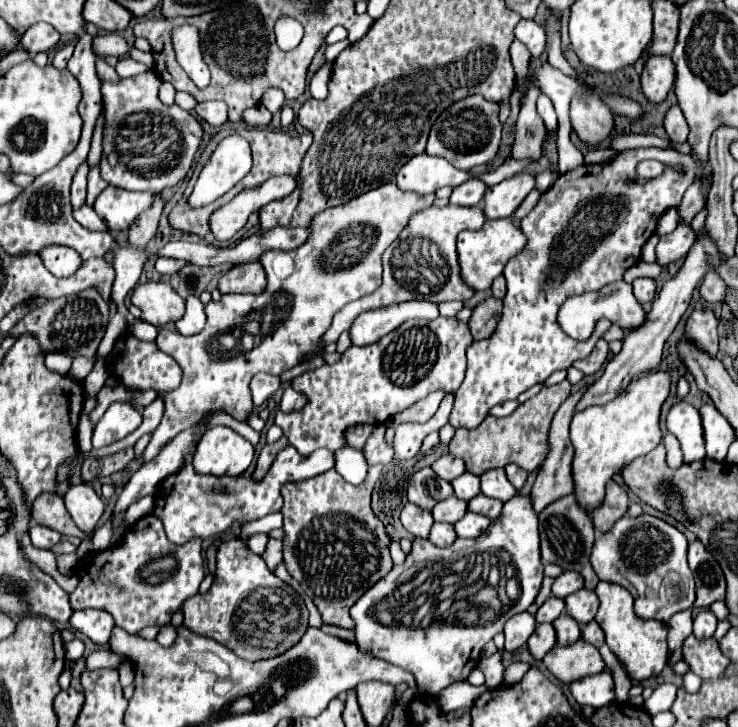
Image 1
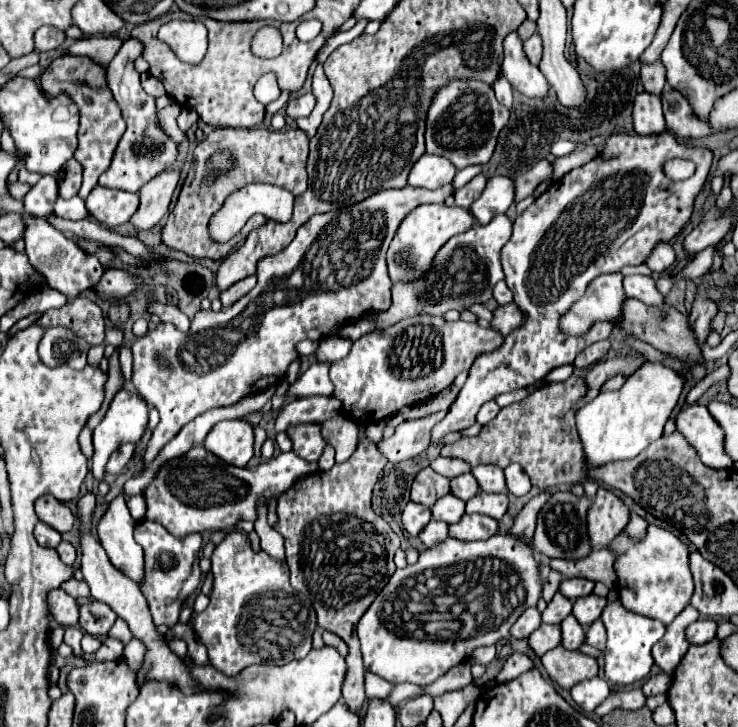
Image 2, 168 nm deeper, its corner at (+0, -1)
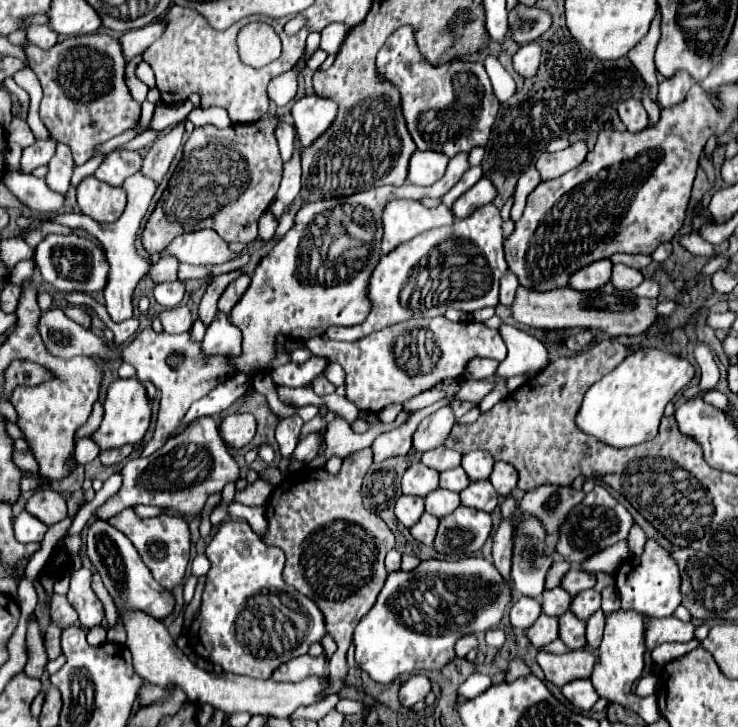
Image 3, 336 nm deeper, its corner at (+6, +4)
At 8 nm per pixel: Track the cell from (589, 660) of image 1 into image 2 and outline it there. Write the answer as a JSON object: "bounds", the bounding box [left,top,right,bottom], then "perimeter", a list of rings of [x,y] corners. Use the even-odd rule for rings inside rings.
{"bounds":[542,646,598,690],"perimeter":[[[562,646],[552,648],[542,656],[542,664],[548,676],[562,688],[570,690],[574,684],[594,678],[598,674],[596,658],[582,654],[580,650],[566,650]]]}

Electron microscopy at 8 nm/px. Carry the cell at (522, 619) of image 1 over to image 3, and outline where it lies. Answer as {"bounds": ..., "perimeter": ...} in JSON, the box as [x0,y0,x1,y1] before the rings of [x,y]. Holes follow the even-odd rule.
{"bounds":[510,597,542,629],"perimeter":[[[522,597],[518,599],[512,609],[510,609],[510,621],[514,627],[520,627],[520,629],[528,629],[542,613],[542,607],[536,599],[530,599],[530,597]]]}

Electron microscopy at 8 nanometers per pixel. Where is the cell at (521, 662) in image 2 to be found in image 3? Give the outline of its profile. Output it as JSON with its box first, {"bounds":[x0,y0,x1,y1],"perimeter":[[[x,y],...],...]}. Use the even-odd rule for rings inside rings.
{"bounds":[506,659,530,683],"perimeter":[[[512,659],[510,661],[510,669],[506,671],[506,683],[514,683],[522,677],[528,677],[530,675],[530,669],[524,665],[522,659]]]}

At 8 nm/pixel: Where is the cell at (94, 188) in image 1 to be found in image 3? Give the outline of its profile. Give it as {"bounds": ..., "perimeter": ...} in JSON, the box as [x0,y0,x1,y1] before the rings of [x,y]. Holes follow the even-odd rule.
{"bounds":[22,33,140,165],"perimeter":[[[90,33],[66,37],[48,51],[30,43],[24,43],[22,49],[44,89],[40,119],[56,141],[72,149],[76,165],[84,165],[92,159],[96,145],[106,143],[138,123],[140,103],[132,99],[126,87],[126,59],[118,39],[106,33]]]}

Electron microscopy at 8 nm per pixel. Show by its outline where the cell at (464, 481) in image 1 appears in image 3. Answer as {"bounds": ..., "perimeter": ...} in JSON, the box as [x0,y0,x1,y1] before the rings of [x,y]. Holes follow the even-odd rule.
{"bounds":[440,467,470,493],"perimeter":[[[454,467],[454,469],[448,469],[448,471],[440,473],[440,487],[442,489],[460,493],[468,483],[470,483],[470,479],[468,479],[468,475],[462,467]]]}

